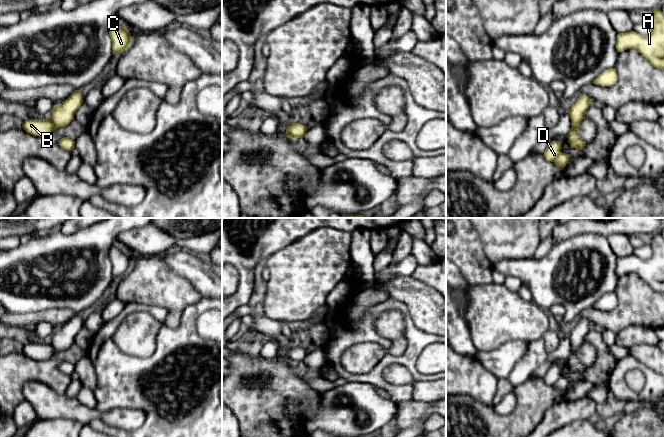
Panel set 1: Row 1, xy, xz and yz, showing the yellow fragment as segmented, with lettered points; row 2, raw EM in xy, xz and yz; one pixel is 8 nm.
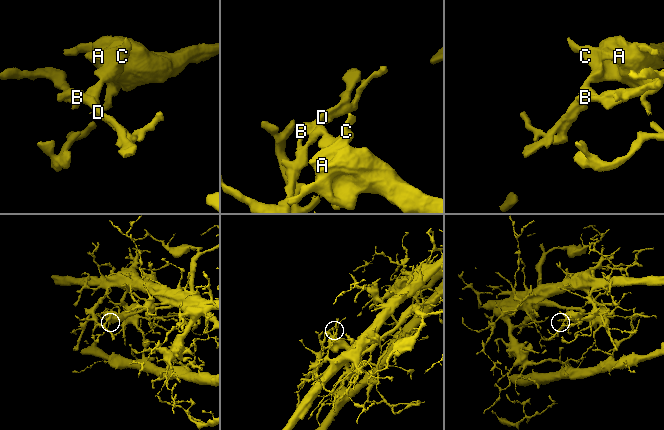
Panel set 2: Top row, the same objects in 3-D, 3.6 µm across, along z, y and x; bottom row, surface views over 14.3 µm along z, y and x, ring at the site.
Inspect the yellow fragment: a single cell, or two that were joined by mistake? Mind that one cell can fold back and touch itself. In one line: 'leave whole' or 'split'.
split

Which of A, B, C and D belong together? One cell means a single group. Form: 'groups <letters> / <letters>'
groups A C / B D

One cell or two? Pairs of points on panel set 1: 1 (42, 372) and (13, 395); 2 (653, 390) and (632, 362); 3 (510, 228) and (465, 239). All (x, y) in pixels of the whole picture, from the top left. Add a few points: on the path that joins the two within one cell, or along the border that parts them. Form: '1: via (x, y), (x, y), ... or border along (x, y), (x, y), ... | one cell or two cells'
1: via (33, 372), (28, 372), (14, 386) | one cell
2: via (653, 382), (653, 379), (640, 366) | one cell
3: border along (474, 228), (478, 234), (482, 250), (488, 258) | two cells

